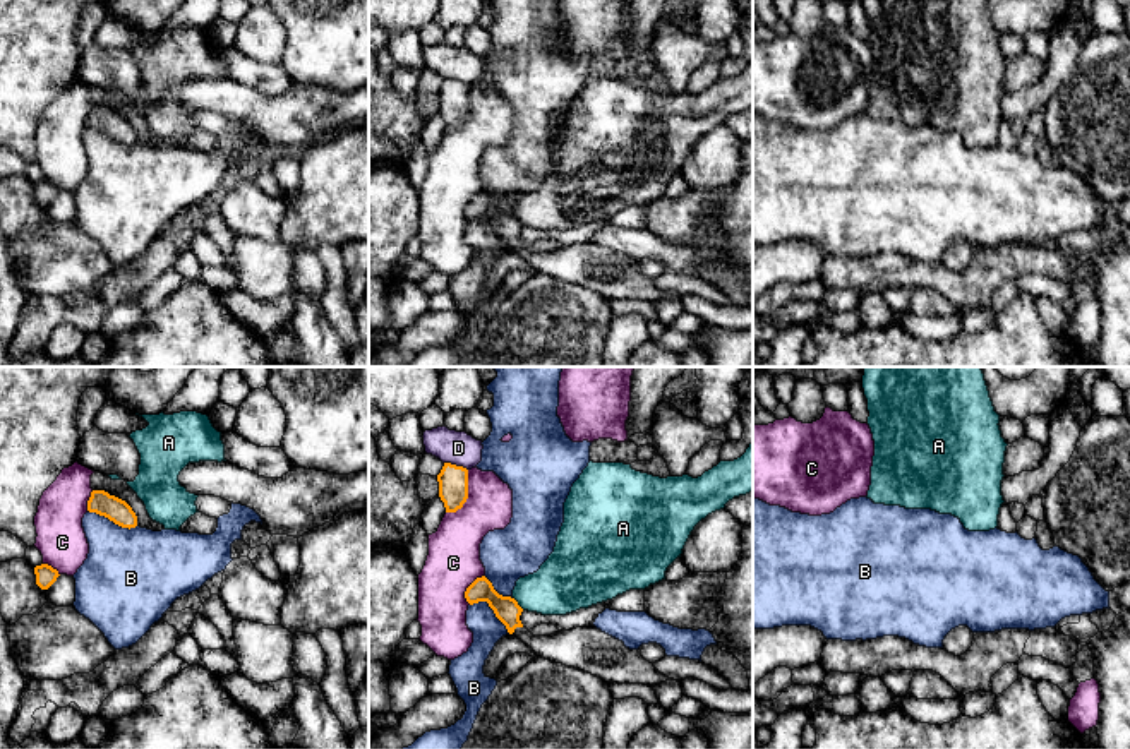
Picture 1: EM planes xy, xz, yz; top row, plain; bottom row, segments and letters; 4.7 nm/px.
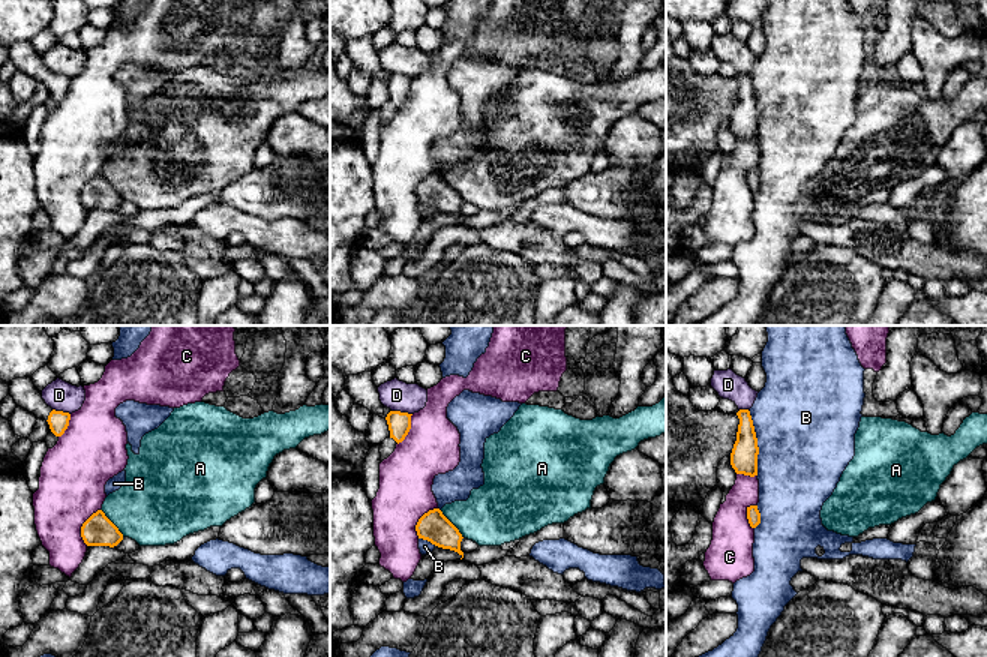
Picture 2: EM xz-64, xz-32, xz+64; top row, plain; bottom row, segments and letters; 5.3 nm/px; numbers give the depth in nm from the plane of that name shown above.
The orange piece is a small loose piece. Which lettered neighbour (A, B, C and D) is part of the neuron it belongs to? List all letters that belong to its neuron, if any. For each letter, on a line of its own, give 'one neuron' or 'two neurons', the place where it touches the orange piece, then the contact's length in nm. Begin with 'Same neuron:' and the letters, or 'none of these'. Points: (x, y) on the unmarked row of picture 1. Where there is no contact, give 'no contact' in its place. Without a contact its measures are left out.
Same neuron: none of these
A: two neurons; contact xz (516, 220); length 80 nm
B: two neurons; contact xy (112, 136); length 240 nm
C: two neurons; contact xz (467, 112); length 240 nm
D: two neurons; contact xz (455, 81); length 120 nm

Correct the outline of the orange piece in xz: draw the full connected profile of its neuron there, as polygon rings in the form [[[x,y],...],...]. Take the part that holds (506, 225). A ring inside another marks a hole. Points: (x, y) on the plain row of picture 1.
[[[482,192],[465,207],[470,221],[487,218],[508,249],[528,261],[537,273],[588,288],[607,300],[645,300],[655,303],[674,297],[660,290],[638,266],[602,249],[595,242],[559,247],[550,252],[533,252],[520,237],[523,225],[511,213],[499,211]]]

